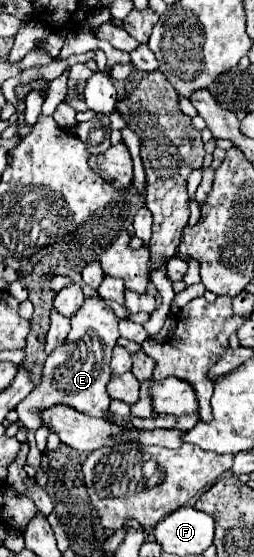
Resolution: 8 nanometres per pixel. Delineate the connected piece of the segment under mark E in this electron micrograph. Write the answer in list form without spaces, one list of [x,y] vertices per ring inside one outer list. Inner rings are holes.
[[[91,296],[91,298],[85,298],[85,304],[73,314],[71,318],[71,332],[69,336],[65,338],[65,342],[61,346],[57,346],[49,356],[47,356],[47,362],[45,362],[45,368],[43,368],[43,380],[41,384],[25,398],[27,404],[31,406],[37,406],[37,408],[49,408],[49,406],[55,406],[55,404],[67,404],[83,414],[89,414],[89,416],[103,416],[107,418],[107,410],[109,410],[109,394],[105,392],[105,384],[109,382],[111,378],[111,368],[109,368],[109,360],[111,360],[111,350],[115,348],[117,344],[117,338],[119,338],[119,330],[117,330],[117,322],[119,318],[115,316],[115,312],[97,296]]]

